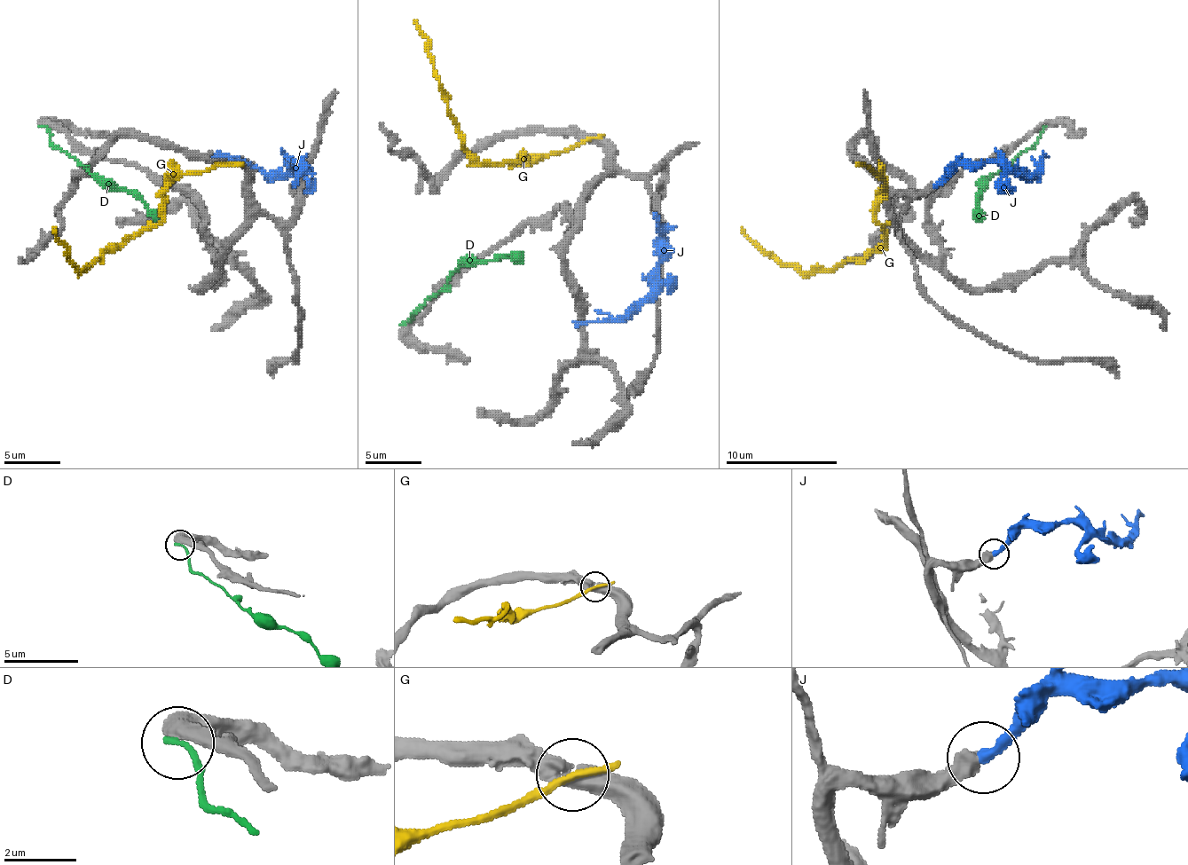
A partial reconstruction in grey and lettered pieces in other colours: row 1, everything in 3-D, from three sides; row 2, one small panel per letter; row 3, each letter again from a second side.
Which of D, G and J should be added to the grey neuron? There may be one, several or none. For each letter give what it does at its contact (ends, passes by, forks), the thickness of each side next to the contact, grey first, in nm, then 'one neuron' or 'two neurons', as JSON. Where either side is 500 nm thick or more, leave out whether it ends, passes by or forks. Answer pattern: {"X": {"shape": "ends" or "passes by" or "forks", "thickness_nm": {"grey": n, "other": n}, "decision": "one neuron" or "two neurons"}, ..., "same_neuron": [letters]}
{"D": {"shape": "ends", "thickness_nm": {"grey": 480, "other": 170}, "decision": "two neurons"}, "G": {"shape": "passes by", "thickness_nm": {"grey": 420, "other": 200}, "decision": "two neurons"}, "J": {"shape": "ends", "thickness_nm": {"grey": 460, "other": 300}, "decision": "one neuron"}, "same_neuron": ["J"]}

